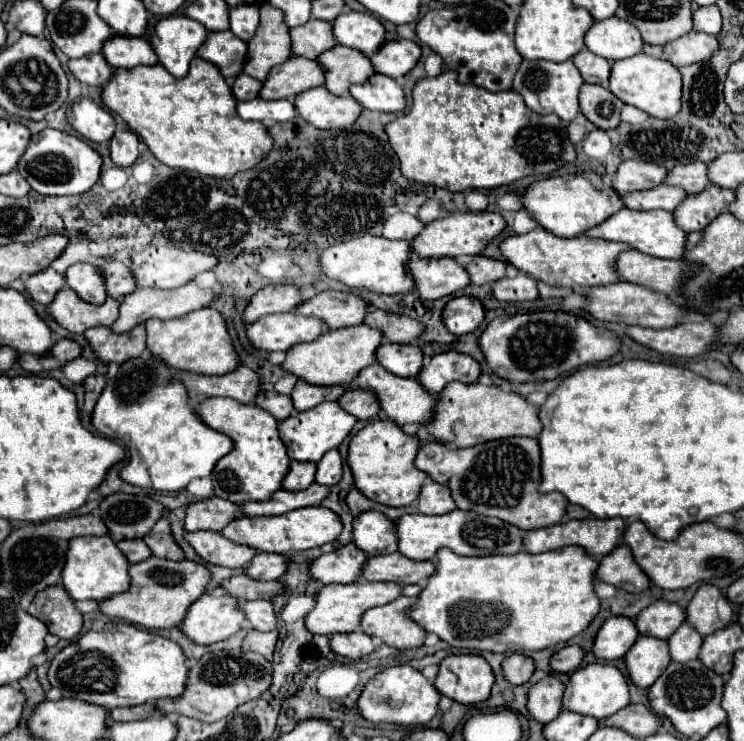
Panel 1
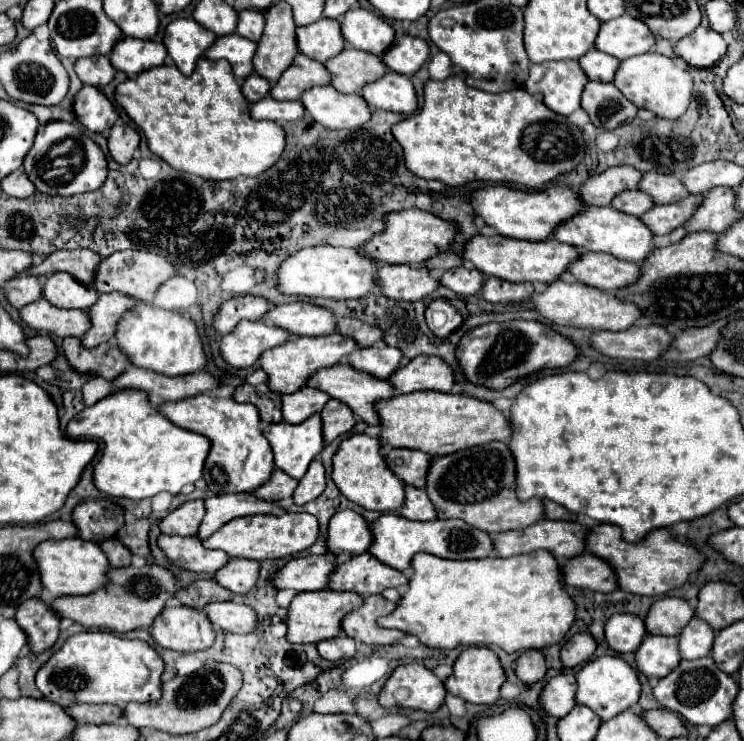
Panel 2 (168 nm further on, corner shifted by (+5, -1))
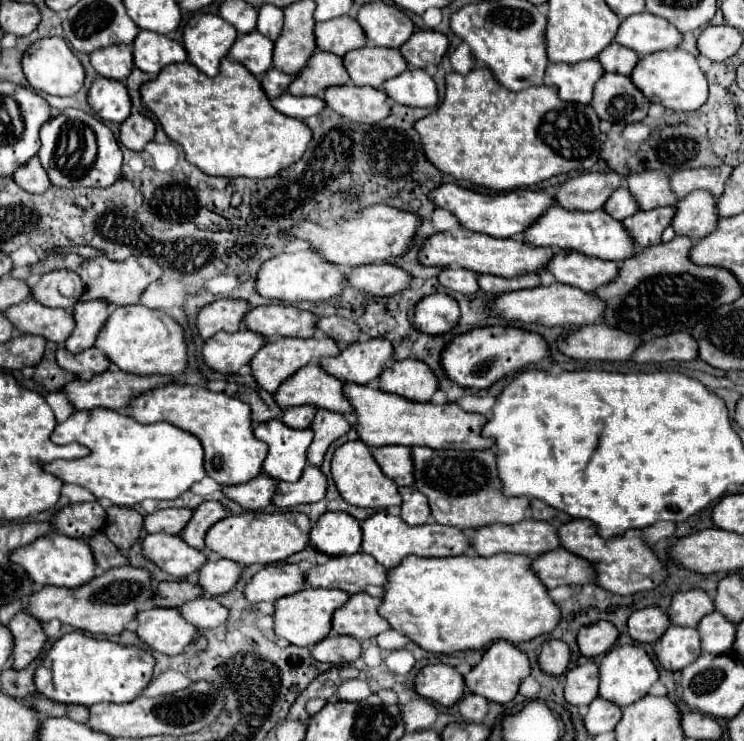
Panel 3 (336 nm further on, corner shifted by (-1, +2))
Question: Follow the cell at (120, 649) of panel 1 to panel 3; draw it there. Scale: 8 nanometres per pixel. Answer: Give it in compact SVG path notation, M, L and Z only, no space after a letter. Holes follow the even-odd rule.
M72 631L60 637L52 649L40 659L34 685L40 695L58 703L94 705L94 703L126 703L134 701L140 691L150 683L154 669L154 657L138 647L122 647L106 639L96 639Z

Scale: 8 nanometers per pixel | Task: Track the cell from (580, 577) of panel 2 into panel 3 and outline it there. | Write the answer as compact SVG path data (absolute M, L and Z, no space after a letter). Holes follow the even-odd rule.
M562 547L534 557L530 569L546 585L546 589L554 589L560 585L584 585L592 583L594 579L592 565L580 561L580 557L574 557Z

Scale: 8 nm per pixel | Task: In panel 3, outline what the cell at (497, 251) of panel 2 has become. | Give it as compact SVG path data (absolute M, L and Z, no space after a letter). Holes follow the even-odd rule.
M450 229L430 235L418 251L418 263L424 267L464 267L474 273L490 273L502 277L516 277L524 271L540 271L550 261L552 249L534 249L520 239L494 239L468 229Z

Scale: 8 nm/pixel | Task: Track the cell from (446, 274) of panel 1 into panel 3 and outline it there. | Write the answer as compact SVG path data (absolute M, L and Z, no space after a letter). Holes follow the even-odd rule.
M372 263L372 265L360 265L352 267L346 273L346 285L352 285L358 291L376 295L376 297L392 297L402 289L410 287L412 277L388 263Z

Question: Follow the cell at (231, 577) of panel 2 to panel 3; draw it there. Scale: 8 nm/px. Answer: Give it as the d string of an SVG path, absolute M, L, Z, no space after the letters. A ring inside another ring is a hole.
M216 559L216 561L206 561L202 565L196 581L206 597L216 597L234 589L236 581L240 579L240 573L242 565L236 565L234 561L228 559Z

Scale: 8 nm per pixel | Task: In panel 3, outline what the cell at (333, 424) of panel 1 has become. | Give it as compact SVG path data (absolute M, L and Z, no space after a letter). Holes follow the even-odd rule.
M280 419L256 425L254 437L268 445L262 471L274 481L298 481L306 467L306 449L312 443L312 431L290 429Z

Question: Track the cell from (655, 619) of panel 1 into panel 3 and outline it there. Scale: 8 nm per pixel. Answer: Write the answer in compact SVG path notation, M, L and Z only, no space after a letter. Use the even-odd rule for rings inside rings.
M690 589L684 593L676 593L672 597L672 605L668 609L670 621L682 627L696 627L698 621L714 611L714 601L702 589Z

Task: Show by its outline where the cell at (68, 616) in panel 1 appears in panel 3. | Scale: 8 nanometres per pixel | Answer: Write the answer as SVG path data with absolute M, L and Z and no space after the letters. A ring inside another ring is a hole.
M20 611L18 615L12 617L12 621L8 623L8 629L14 637L12 669L20 671L32 659L38 657L38 653L42 651L42 647L46 643L46 635L42 631L42 625L34 617L26 615L24 611Z

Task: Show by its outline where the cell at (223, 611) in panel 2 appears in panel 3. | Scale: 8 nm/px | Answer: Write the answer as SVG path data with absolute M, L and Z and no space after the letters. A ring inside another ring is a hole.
M198 597L194 601L188 601L186 605L180 607L180 613L186 621L190 621L199 630L208 631L226 623L228 609L222 607L216 599L212 597Z

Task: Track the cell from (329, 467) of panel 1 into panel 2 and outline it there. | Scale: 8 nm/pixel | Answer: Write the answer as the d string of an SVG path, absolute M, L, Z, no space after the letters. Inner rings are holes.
M314 460L308 472L300 478L298 488L294 490L294 504L306 504L318 498L326 488L326 470L320 460Z

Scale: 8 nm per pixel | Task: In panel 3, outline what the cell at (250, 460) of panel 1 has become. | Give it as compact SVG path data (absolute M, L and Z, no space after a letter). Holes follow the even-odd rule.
M170 383L134 397L128 403L126 413L138 423L150 425L166 421L198 437L204 447L206 473L220 485L246 483L262 473L262 463L266 459L266 445L258 441L252 433L250 405L238 401L236 397L228 397L226 393L214 393L208 391L206 387Z

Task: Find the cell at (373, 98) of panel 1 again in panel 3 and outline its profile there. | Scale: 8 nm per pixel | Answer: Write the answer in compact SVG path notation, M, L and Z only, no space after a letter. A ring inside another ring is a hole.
M408 69L384 83L390 99L408 107L434 107L438 103L438 89L434 79L424 69Z

